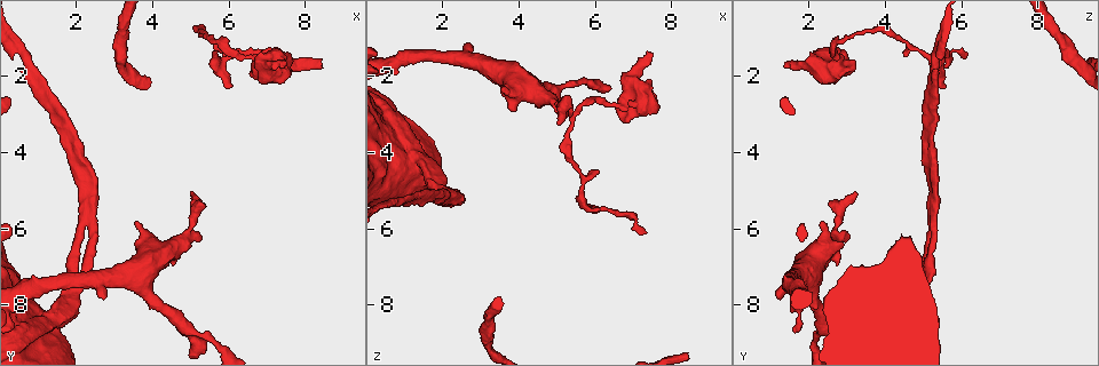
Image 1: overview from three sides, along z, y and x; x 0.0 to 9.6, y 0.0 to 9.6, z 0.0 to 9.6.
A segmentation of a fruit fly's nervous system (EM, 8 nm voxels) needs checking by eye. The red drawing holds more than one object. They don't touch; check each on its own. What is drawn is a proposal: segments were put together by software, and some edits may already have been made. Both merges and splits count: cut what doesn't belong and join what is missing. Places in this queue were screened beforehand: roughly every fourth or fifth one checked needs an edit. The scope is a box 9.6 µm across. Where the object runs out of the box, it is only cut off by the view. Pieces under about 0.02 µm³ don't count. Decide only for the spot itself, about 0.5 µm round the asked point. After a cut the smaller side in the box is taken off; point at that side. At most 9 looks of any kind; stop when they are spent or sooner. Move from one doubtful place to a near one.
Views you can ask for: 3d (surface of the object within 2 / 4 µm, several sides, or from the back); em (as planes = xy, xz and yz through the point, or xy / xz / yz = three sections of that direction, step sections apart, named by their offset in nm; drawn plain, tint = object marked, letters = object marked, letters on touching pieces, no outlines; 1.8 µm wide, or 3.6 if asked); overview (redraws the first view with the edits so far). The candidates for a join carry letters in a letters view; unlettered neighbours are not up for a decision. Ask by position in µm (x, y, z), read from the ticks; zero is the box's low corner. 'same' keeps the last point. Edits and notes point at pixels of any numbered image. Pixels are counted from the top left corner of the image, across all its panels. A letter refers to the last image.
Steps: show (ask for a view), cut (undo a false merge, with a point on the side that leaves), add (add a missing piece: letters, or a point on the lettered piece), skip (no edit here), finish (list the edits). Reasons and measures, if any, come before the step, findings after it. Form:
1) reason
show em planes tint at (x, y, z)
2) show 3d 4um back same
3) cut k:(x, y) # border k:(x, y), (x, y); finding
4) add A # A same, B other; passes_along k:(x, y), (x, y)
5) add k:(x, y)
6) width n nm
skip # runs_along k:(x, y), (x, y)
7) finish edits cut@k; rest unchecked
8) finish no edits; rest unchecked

branch point
show 3d 2um back at (1.95, 3.95, 5.30)

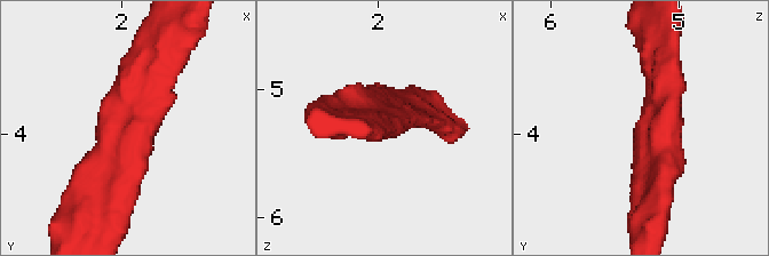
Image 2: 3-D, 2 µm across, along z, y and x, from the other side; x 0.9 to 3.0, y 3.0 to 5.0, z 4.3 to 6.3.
show em 3.6um yz step 16 tint at (1.90, 4.00, 5.26)

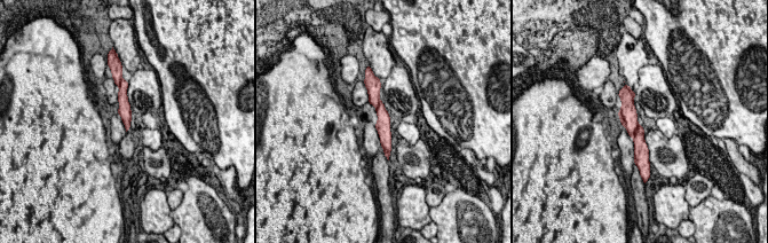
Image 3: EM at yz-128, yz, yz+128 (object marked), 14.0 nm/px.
show em 3.6um planes letters same

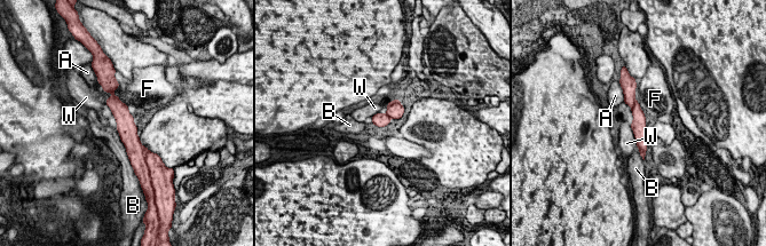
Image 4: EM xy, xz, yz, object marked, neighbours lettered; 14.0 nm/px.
longest_contact B 500 nm
skip # A other, B other, F other, W other; one cell here

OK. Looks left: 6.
closes a loop
show em planes letters at (2.55, 6.10, 5.20)

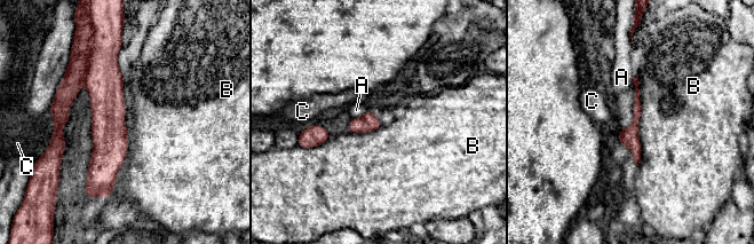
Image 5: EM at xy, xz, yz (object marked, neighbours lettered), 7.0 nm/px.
width 130 nm
skip # A other, B other, C other; one cell here

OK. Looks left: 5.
show em yz step 4 tint at (4.95, 5.05, 3.20)

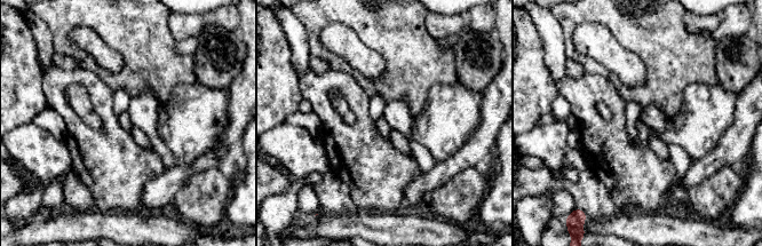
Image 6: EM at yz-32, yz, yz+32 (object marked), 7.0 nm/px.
another direction
show em planes letters same

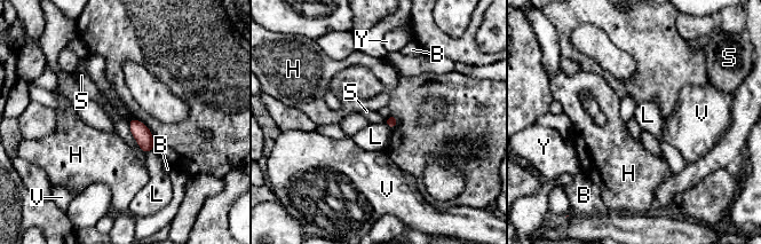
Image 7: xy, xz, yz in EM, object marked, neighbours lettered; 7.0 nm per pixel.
longest_contact S 220 nm
skip # B other, H other, L other, S other, V other, Y other; border 7:(128, 122), (131, 134), (142, 150); none of them fits

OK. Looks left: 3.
sudden change in width
show 3d 4um at (1.35, 8.40, 4.30)

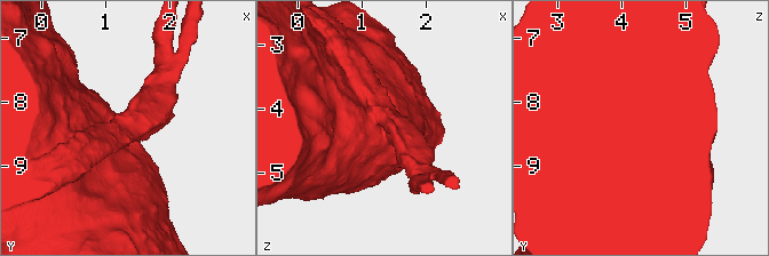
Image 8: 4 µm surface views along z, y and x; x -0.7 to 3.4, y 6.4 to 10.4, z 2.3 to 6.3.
now the EM
show em 3.6um planes tint at (1.30, 8.45, 4.30)

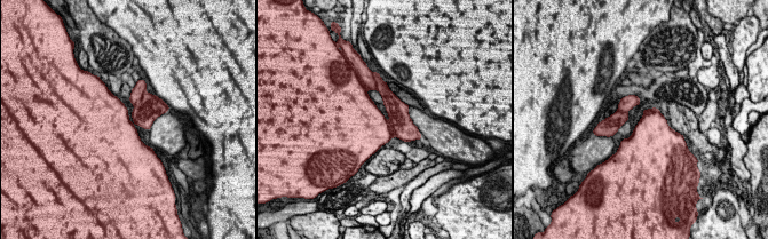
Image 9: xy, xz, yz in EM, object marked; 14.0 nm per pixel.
see the neighbours
show em 3.6um planes letters same

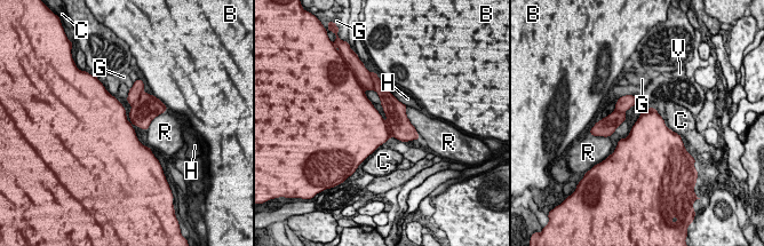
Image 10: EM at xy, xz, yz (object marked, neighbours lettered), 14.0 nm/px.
longest_contact R 460 nm
cut 10:(399, 125) # B other, C other, G other, H other, R other, V other; part_leaving 10:(375, 87), (396, 111), (408, 137); two cells meet here

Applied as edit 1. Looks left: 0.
finish edits cut@10; rest unchecked

